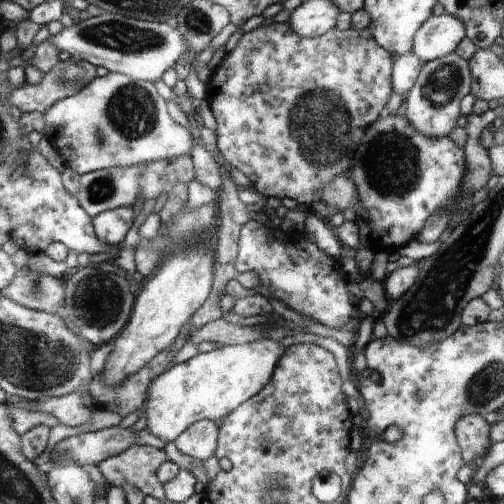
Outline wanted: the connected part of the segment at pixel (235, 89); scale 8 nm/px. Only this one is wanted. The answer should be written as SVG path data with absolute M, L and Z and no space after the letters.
M290 22L280 24L274 23L270 26L261 25L251 32L242 36L240 42L233 51L226 53L222 61L210 73L209 83L207 84L206 99L210 110L216 118L218 128L216 134L216 146L221 156L226 159L230 166L245 174L262 196L266 198L275 197L278 199L290 198L296 200L300 208L318 200L320 198L324 184L328 184L336 176L349 175L350 168L354 164L354 154L356 146L362 140L366 128L381 116L381 111L385 108L393 92L391 84L391 71L393 70L394 56L390 55L374 38L370 30L356 31L348 29L340 31L336 28L328 30L321 36L300 36L296 30L290 26Z

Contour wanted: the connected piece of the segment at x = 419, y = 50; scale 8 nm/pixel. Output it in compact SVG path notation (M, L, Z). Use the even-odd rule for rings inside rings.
M433 14L416 32L413 52L424 64L455 52L458 44L466 37L464 22L450 14Z

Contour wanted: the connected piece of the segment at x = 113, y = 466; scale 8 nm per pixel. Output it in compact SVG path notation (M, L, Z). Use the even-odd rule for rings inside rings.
M134 445L121 454L104 460L99 468L109 485L123 487L124 484L132 484L146 496L163 502L164 490L157 478L157 471L165 461L167 458L164 449Z

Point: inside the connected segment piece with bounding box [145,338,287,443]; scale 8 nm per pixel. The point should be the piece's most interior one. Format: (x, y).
(209, 386)

